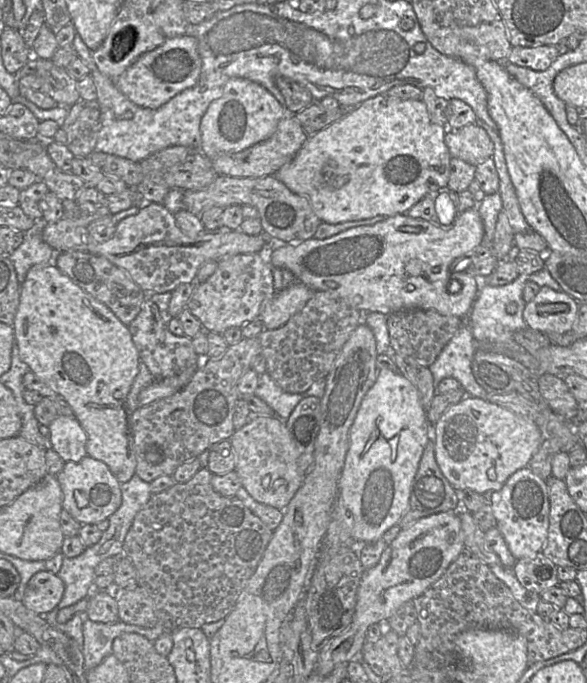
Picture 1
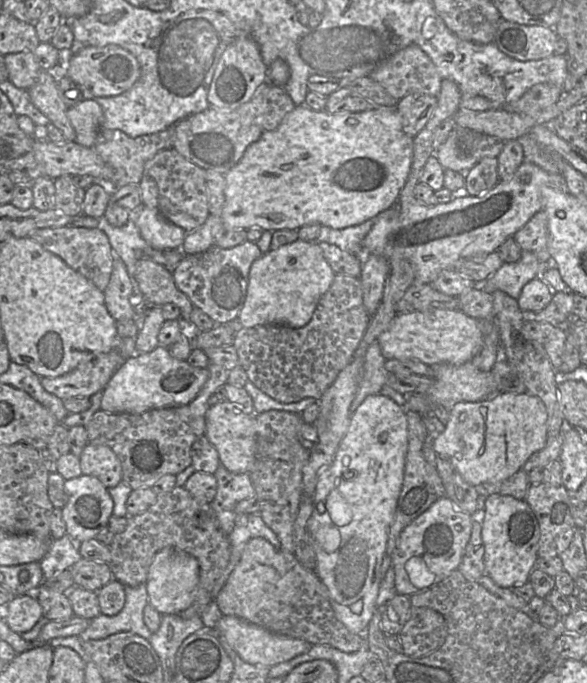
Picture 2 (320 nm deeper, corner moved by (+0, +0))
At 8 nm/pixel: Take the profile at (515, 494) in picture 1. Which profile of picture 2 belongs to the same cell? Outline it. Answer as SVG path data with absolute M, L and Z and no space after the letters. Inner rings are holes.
M500 493L486 498L482 522L485 574L498 586L513 589L529 581L538 560L540 530L537 518L525 500Z

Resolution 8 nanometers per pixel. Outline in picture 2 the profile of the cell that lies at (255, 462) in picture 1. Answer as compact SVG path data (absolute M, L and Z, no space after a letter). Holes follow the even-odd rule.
M219 402L209 407L206 413L204 435L216 448L221 465L236 474L249 473L256 460L256 415L245 413L230 402Z

